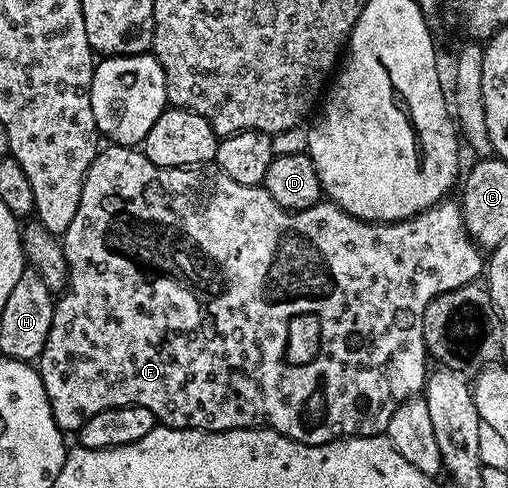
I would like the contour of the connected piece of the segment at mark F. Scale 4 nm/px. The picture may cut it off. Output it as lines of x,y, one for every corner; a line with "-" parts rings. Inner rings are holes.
114,144
104,145
95,155
93,164
85,176
85,184
81,188
81,204
77,204
77,216
73,216
73,224
69,224
69,228
61,235
61,243
67,261
67,286
65,291
58,295
53,312
53,324
49,328
49,340
45,340
45,348
37,359
37,369
41,376
41,384
45,384
45,392
49,396
49,408
53,412
53,420
64,432
70,432
70,430
78,432
97,412
105,412
109,408
121,408
122,406
140,406
149,408
149,412
153,412
156,423
172,426
178,430
266,428
310,446
336,442
338,438
364,438
374,434
383,434
393,412
397,412
397,408
405,399
416,397
427,382
429,355
427,342
423,338
425,308
429,308
429,304
437,296
476,281
485,270
484,255
481,253
480,247
476,246
474,240
469,236
463,223
463,207
458,201
451,201
441,201
436,206
430,206
425,212
415,214
400,222
362,222
330,200
320,200
315,206
304,210
286,210
281,208
281,204
277,204
277,200
273,200
273,196
269,196
269,192
263,189
262,185
237,184
237,180
229,180
229,176
225,176
225,172
221,172
218,168
188,168
186,166
165,168
149,161
142,149

